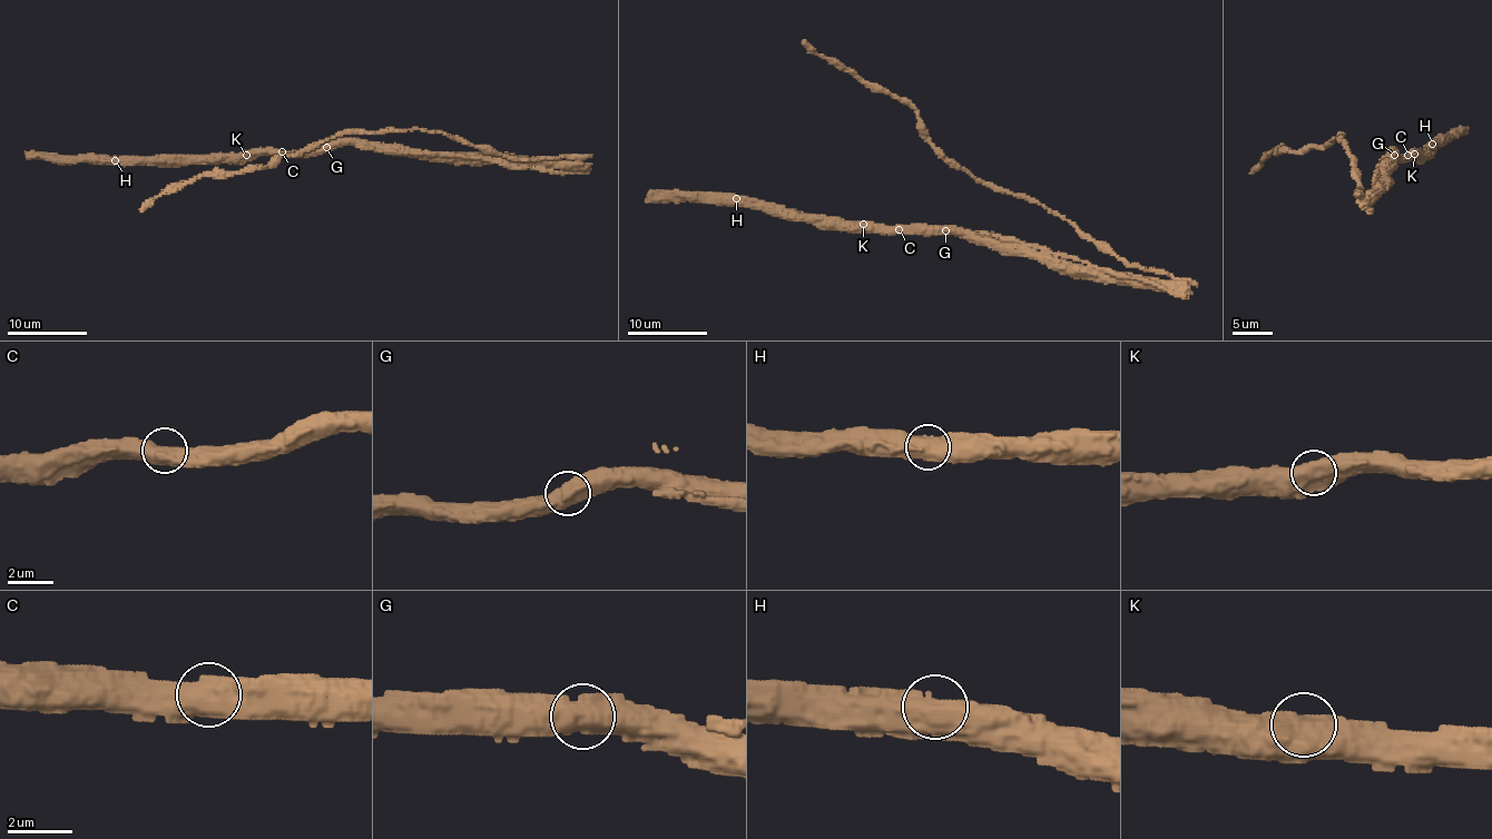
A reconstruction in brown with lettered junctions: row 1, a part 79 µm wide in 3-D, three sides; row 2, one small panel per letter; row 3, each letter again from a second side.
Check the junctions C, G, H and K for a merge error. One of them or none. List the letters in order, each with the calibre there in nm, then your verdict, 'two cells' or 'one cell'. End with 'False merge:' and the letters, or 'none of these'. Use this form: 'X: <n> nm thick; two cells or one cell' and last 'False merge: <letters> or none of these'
C: 480 nm thick; one cell
G: 600 nm thick; two cells
H: 600 nm thick; one cell
K: 650 nm thick; one cell
False merge: G

